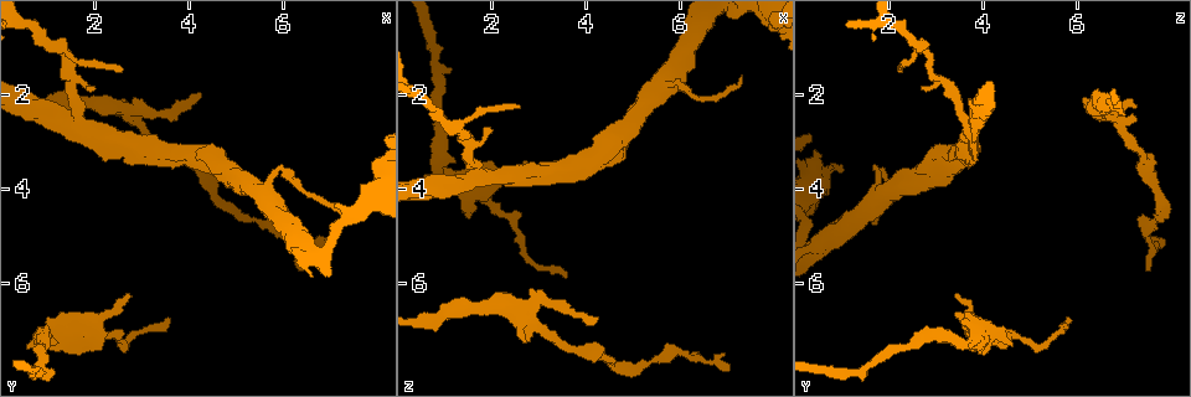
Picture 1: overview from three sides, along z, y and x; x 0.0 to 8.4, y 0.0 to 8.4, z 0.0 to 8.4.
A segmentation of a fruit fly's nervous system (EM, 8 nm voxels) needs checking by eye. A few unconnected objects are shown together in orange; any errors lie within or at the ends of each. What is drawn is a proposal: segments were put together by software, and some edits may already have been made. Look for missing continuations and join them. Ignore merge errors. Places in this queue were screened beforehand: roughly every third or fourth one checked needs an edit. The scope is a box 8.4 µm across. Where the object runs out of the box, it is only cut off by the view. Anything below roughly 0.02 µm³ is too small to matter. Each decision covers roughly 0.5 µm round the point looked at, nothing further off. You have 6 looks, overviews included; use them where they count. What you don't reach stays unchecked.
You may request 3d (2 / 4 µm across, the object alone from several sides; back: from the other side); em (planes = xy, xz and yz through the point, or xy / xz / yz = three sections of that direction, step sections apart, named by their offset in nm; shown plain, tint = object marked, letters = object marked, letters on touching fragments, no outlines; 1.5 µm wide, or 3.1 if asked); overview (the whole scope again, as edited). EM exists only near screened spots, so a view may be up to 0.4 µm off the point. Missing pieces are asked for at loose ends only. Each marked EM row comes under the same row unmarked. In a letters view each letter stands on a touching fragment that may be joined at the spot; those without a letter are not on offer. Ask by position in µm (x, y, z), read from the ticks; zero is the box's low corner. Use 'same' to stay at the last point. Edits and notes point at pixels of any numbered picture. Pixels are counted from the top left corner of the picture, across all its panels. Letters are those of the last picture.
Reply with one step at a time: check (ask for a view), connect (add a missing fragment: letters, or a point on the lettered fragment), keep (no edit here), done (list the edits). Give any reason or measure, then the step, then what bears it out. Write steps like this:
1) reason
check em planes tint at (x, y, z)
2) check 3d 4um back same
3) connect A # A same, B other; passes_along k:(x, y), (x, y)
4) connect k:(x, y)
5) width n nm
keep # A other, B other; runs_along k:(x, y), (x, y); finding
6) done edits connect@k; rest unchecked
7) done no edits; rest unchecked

branch stops here
check em planes letters at (2.70, 6.20, 3.40)

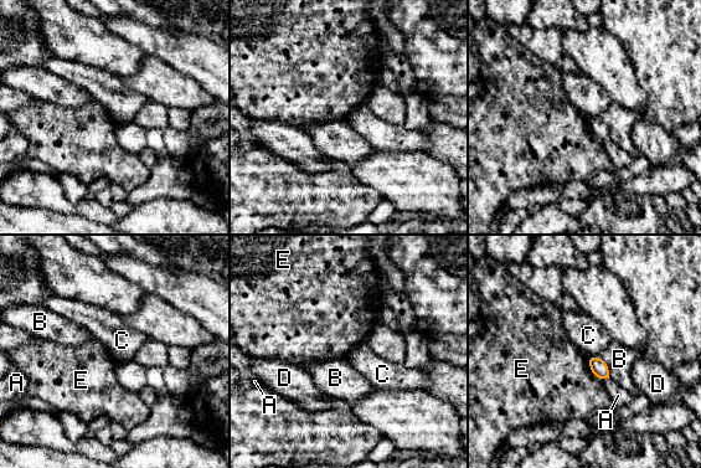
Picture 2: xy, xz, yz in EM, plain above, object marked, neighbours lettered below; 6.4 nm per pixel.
longest_contact B 190 nm
keep # A other, B other, C other, D other, E other; border 2:(597, 354), (587, 359); none of them fits

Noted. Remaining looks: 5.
tapers out
check 3d 4um at (7.00, 5.10, 7.85)

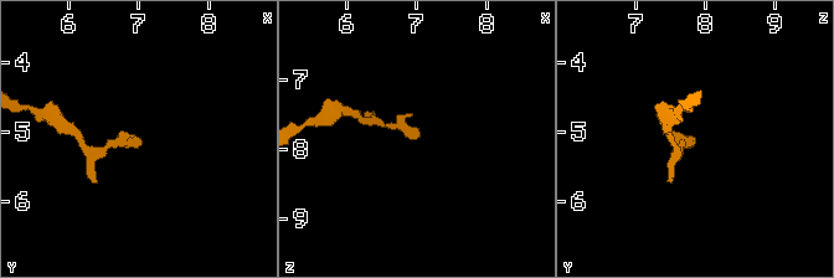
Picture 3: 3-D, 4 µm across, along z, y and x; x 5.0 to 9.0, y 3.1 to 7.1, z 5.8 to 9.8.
now the EM
check em planes letters at (6.95, 5.05, 7.80)

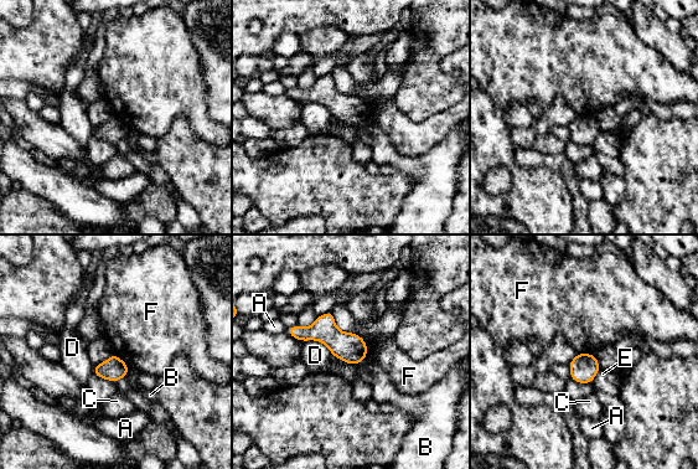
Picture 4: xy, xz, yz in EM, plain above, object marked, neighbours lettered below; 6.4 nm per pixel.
keep # A other, B other, C other, D other, E other, F other; border 4:(114, 352), (129, 367); none of them fits

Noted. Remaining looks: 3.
an open end
check em planes letters at (4.25, 1.95, 6.70)

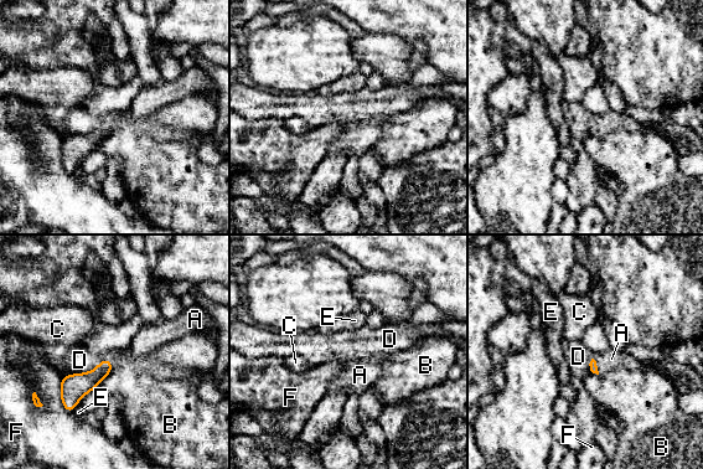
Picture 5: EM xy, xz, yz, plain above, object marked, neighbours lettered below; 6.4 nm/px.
connect A # A same, B other, C other, D other, E other, F other; passes_along 5:(593, 364), (595, 365), (611, 359); it goes on there

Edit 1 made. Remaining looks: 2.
done edits connect@5; rest unchecked

